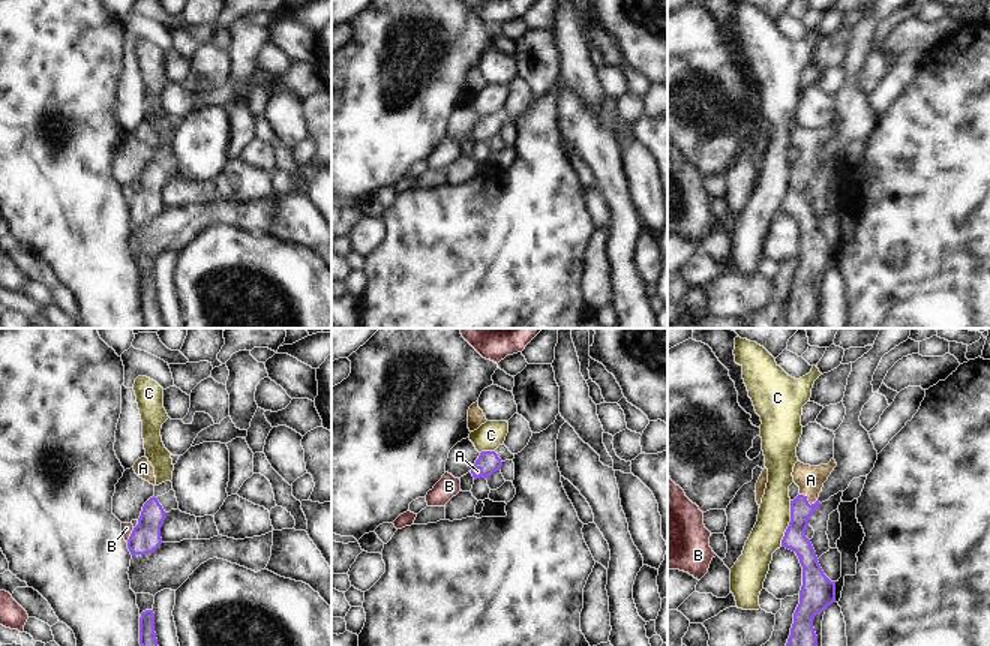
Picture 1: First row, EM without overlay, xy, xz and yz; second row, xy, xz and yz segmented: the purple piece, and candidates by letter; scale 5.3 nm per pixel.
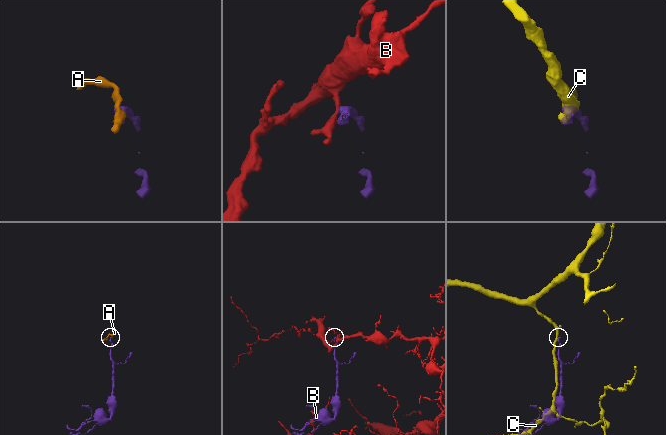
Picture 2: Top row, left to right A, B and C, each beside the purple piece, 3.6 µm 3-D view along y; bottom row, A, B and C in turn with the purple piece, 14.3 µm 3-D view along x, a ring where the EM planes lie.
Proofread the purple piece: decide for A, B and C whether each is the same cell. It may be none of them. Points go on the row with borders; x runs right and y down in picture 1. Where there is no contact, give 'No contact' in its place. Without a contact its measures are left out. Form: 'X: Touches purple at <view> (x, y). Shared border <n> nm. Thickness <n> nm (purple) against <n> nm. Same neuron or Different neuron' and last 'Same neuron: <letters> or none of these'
A: Touches purple at yz (807, 502). Shared border 110 nm. Thickness 120 nm (purple) against 150 nm. Same neuron
B: Touches purple at xy (131, 535). Shared border 90 nm. Thickness 160 nm (purple) against 60 nm. Different neuron
C: Touches purple at yz (789, 523). Shared border 260 nm. Thickness 120 nm (purple) against 180 nm. Different neuron
Same neuron: A

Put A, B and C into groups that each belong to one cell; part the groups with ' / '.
A / B / C

